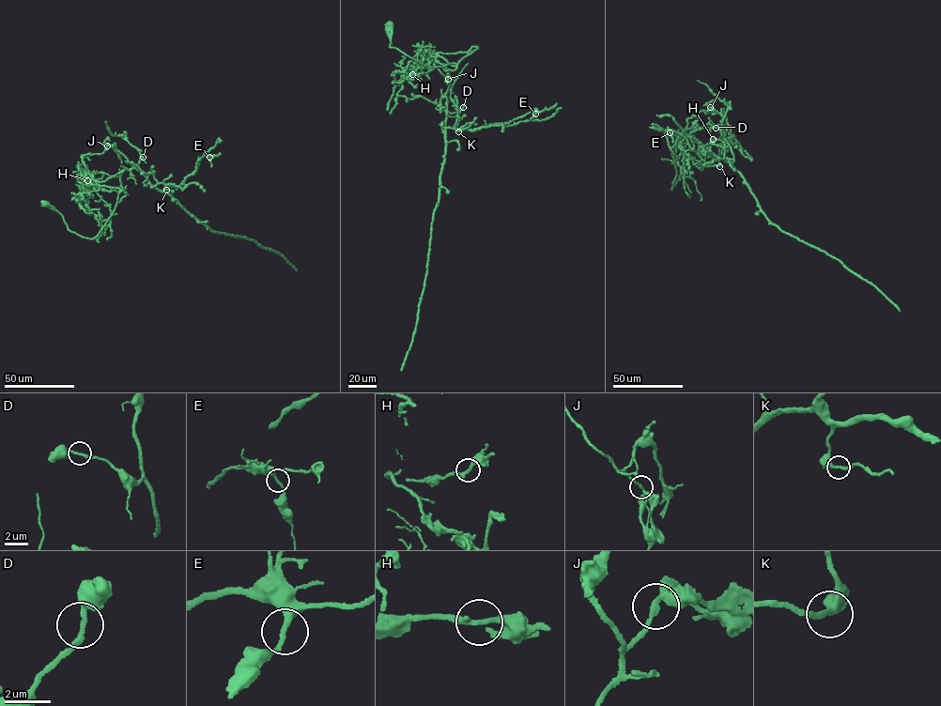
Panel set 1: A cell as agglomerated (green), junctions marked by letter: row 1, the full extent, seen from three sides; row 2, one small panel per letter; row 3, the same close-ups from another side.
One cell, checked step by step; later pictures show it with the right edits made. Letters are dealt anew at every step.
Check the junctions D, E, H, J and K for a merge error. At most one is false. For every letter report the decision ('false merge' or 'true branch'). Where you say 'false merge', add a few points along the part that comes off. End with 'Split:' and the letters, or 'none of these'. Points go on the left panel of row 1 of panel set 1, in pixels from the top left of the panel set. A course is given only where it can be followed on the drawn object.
D: true branch
E: true branch
H: true branch
J: false merge | (107, 145), (101, 153), (82, 156), (98, 184), (122, 191), (98, 235), (69, 231), (61, 214), (41, 201)
K: true branch
Split: J

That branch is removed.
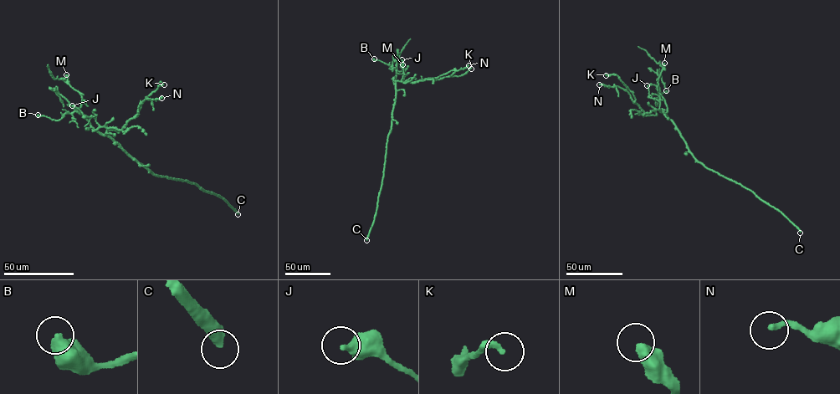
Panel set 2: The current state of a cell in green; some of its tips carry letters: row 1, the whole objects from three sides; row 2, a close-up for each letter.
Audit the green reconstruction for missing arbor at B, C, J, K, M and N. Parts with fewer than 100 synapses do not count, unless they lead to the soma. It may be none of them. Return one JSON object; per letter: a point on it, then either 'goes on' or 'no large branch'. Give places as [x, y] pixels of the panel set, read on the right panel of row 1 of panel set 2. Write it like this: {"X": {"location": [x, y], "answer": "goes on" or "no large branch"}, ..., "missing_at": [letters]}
{"B": {"location": [666, 90], "answer": "no large branch"}, "C": {"location": [800, 232], "answer": "goes on"}, "J": {"location": [647, 85], "answer": "no large branch"}, "K": {"location": [606, 75], "answer": "no large branch"}, "M": {"location": [664, 63], "answer": "no large branch"}, "N": {"location": [599, 84], "answer": "no large branch"}, "missing_at": ["C"]}

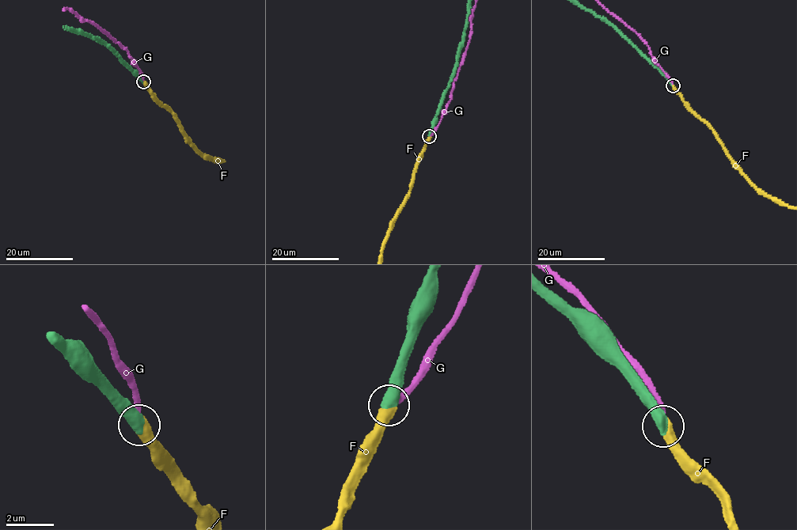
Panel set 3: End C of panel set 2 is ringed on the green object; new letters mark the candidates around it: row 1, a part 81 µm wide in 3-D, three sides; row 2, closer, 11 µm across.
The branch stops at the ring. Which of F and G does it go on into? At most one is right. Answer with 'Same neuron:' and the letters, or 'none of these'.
Same neuron: F

